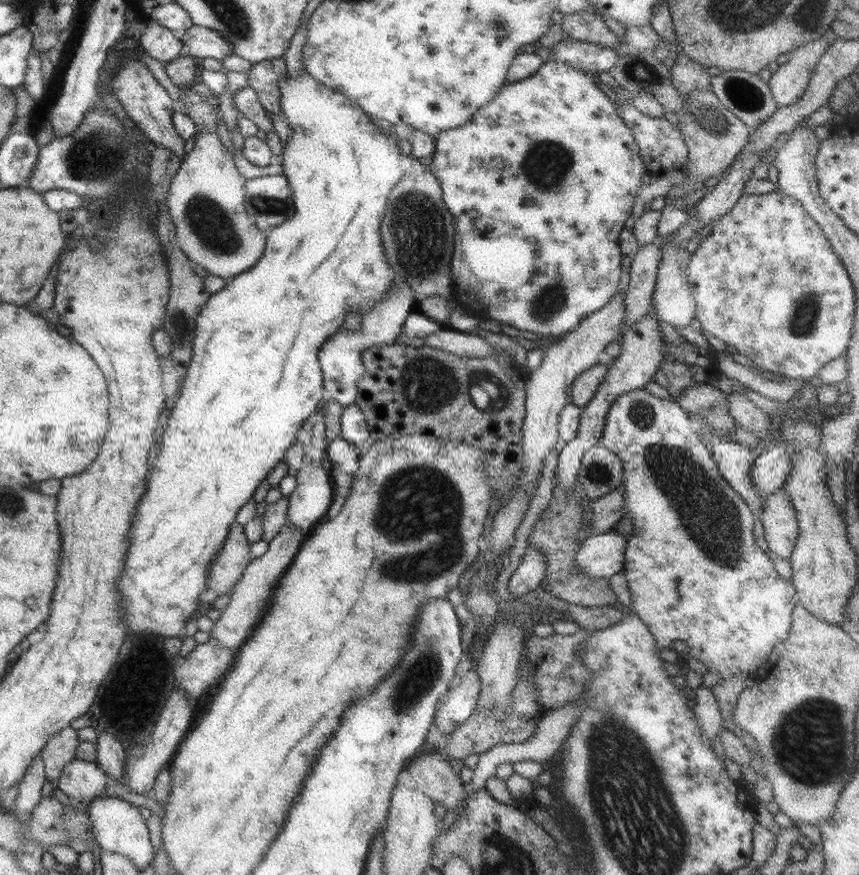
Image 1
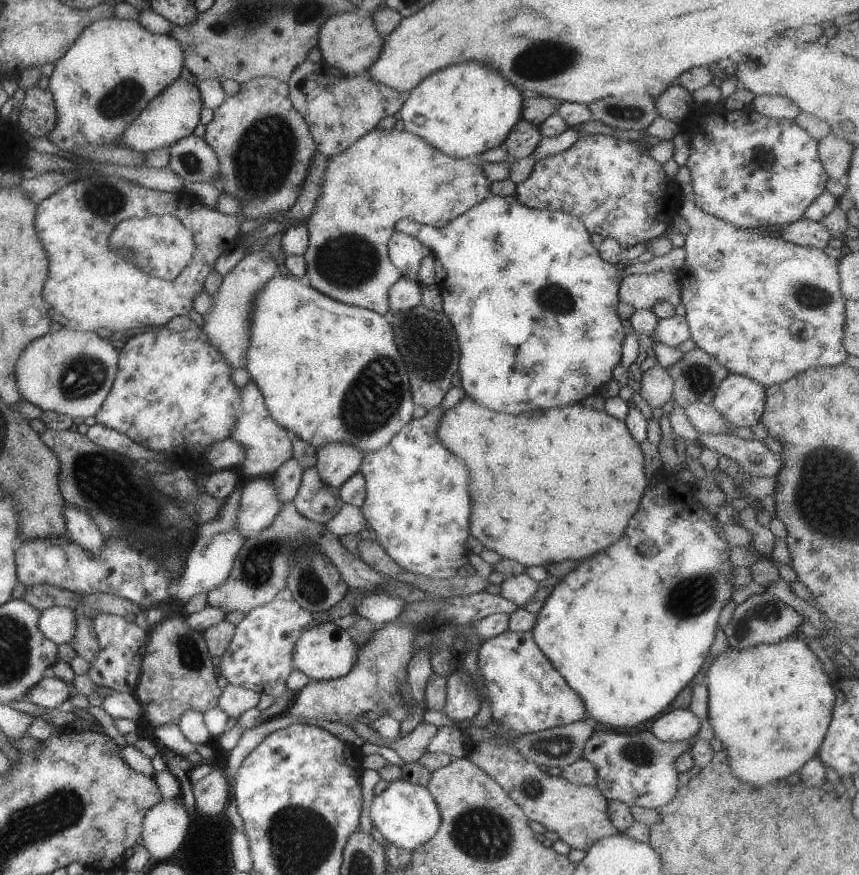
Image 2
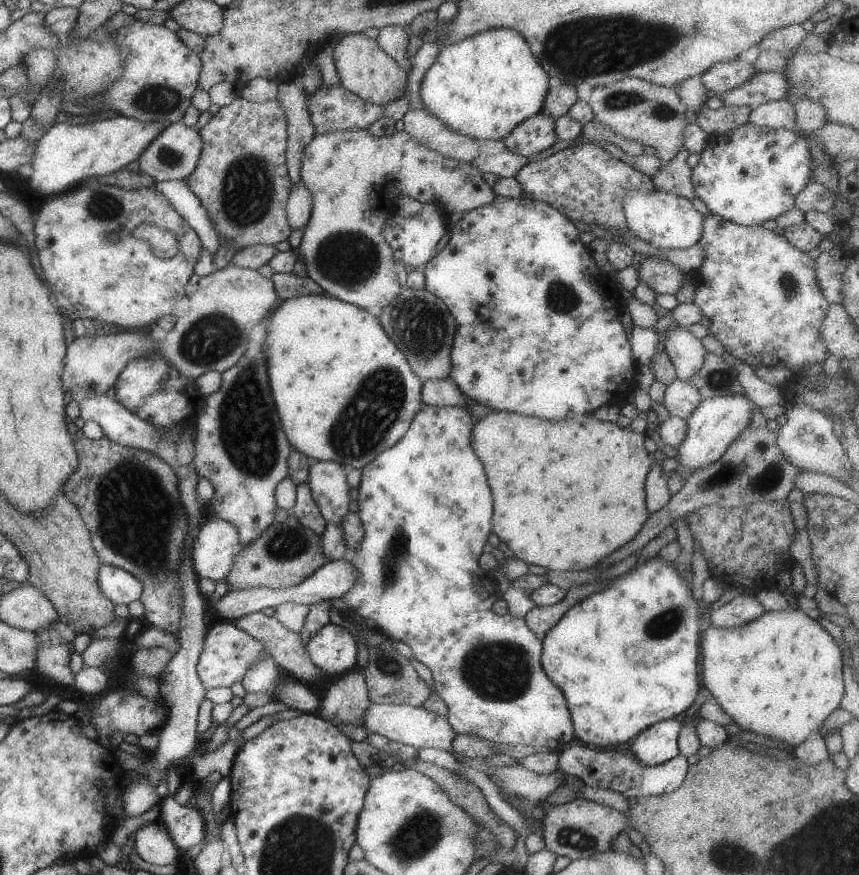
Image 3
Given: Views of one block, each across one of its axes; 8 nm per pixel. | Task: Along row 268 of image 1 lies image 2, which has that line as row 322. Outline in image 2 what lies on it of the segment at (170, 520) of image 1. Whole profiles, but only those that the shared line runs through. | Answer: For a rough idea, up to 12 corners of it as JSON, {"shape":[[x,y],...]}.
{"shape":[[289,274],[250,310],[246,371],[316,449],[412,419],[392,324]]}

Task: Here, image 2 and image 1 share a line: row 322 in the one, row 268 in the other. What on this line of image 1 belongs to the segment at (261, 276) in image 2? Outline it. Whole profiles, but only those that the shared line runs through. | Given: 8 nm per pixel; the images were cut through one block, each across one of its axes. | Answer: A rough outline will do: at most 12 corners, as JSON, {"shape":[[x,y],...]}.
{"shape":[[190,84],[175,107],[196,128],[162,206],[175,245],[225,279],[250,269],[264,233]]}

